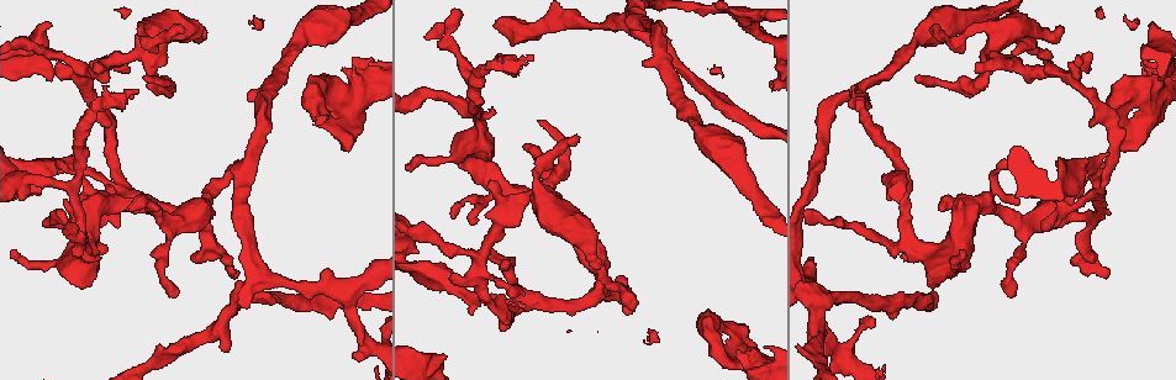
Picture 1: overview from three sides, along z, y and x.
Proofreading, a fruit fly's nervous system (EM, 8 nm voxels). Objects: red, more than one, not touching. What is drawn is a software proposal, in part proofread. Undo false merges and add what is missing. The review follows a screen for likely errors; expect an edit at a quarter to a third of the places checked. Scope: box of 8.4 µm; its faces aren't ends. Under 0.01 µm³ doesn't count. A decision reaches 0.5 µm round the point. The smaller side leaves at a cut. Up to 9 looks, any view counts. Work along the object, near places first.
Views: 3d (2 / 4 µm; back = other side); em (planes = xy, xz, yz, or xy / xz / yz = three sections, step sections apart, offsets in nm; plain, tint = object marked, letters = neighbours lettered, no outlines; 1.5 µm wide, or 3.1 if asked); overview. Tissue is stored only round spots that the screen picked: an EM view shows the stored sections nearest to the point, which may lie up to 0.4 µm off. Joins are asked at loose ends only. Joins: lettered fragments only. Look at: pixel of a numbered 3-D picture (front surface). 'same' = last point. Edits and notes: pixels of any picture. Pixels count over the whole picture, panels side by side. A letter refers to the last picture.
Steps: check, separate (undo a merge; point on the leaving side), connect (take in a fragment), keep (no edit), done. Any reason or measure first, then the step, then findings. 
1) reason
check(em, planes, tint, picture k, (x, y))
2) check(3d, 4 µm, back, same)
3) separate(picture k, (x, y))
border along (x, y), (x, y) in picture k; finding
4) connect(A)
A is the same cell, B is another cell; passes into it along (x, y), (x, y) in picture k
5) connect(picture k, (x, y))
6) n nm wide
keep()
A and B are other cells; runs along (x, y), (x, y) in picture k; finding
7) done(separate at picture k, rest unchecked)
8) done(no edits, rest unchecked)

sudden change in width
check(em, planes, letters, picture 1, (956, 263))

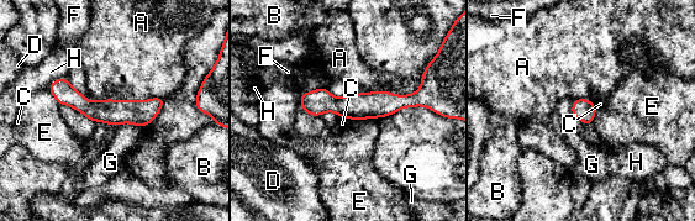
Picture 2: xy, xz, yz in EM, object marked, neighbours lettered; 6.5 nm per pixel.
A touches over 460 nm
keep()
A, B, C, D, E, F, G and H are other cells; continuous, no second cell

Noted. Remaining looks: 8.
free end
check(em, planes, letters, picture 1, (174, 293))

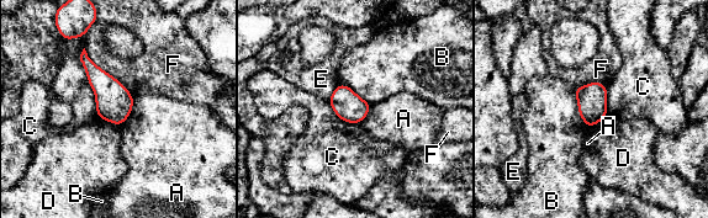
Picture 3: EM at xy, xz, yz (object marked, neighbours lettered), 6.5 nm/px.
C touches over 460 nm
keep()
A, B, C, D, E and F are other cells; no lettered fragment goes on from it

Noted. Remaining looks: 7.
an open end
check(3d, 4 µm, picture 1, (190, 258))

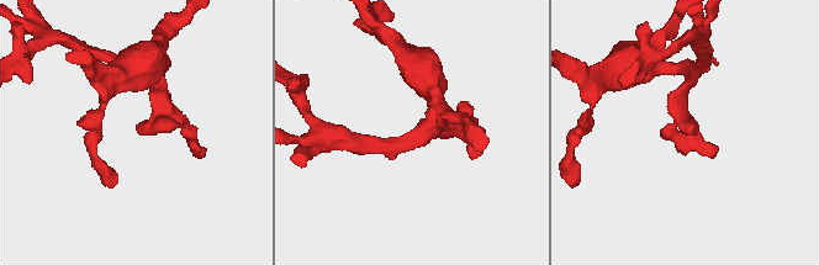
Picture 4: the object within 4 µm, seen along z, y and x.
check(em, yz, step 4, tint, picture 4, (138, 131))

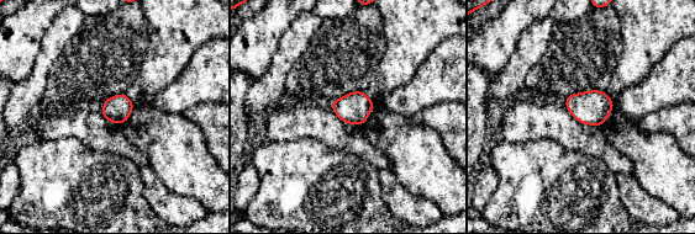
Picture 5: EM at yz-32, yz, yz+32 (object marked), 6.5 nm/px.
check(em, yz, step 4, letters, same)

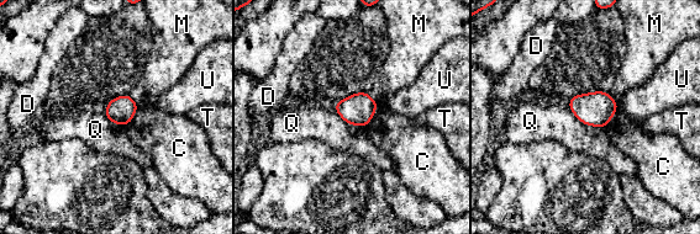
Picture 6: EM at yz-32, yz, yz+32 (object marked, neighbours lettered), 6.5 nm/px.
180 nm wide
keep()
C, D, M, Q, T and U are other cells; none of them fits

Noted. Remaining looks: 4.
check(em, xz, step 8, tint, picture 1, (52, 25))

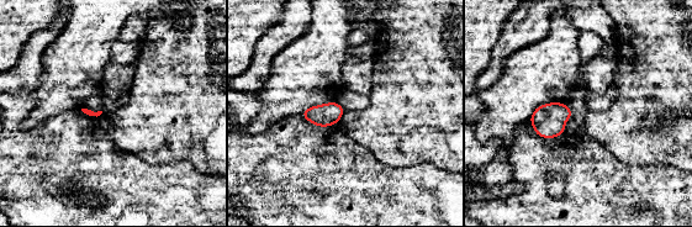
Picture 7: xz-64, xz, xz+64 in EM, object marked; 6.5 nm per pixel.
check(em, planes, tint, same)

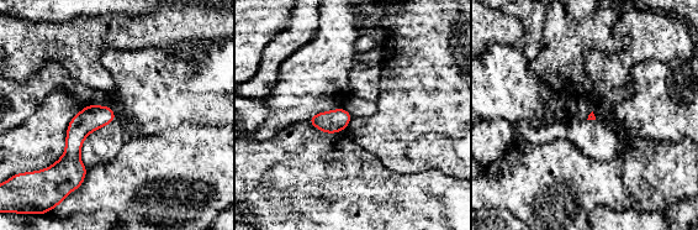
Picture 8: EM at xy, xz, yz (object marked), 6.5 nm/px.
check(em, planes, letters, same)

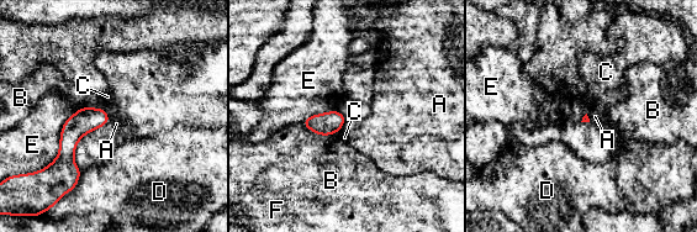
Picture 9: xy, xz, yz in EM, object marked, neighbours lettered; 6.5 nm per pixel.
E touches over 440 nm
keep()
A, B, C, D, E and F are other cells; border along (347, 120), (339, 130) in picture 9; none of them fits

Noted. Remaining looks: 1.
done(no edits, rest unchecked)

